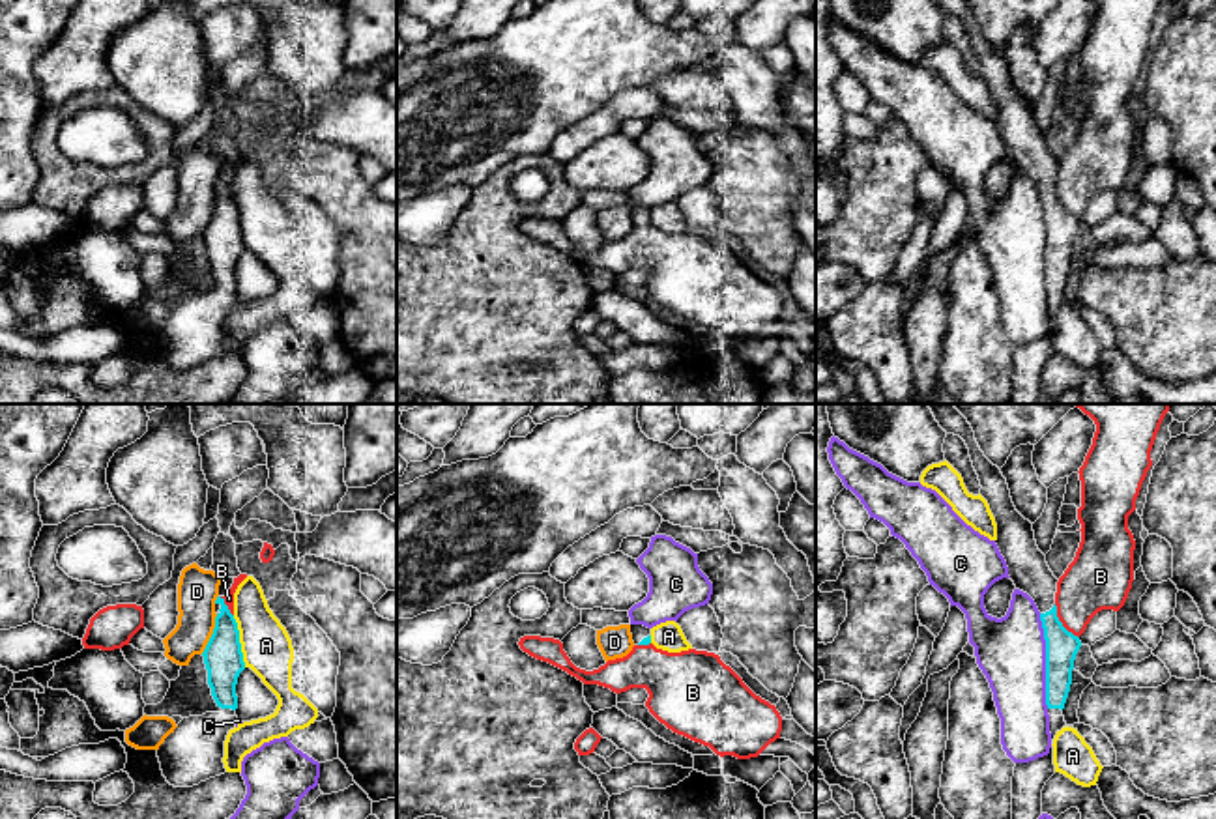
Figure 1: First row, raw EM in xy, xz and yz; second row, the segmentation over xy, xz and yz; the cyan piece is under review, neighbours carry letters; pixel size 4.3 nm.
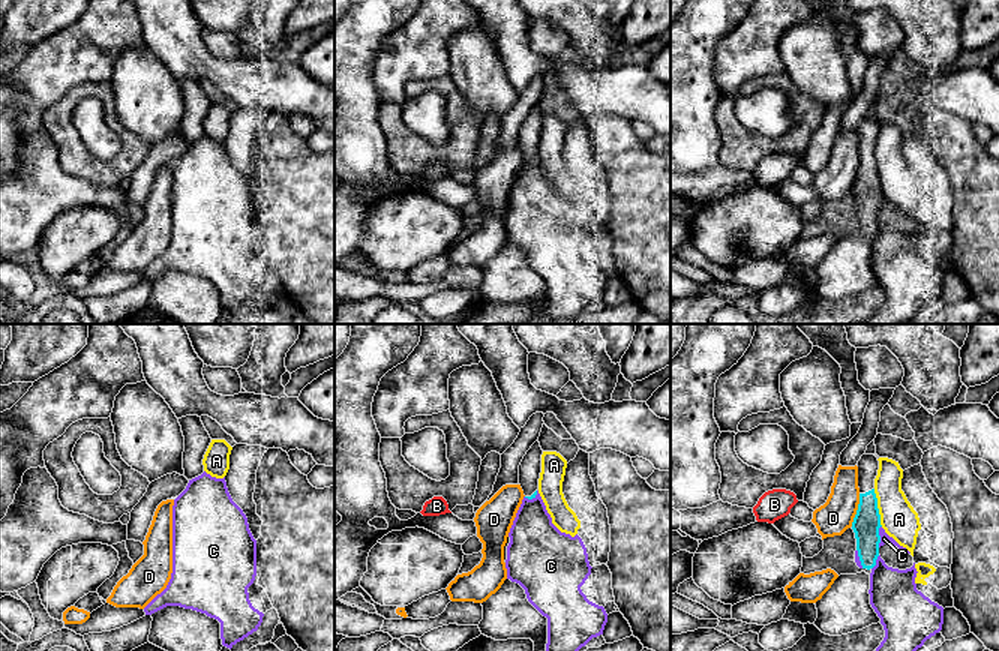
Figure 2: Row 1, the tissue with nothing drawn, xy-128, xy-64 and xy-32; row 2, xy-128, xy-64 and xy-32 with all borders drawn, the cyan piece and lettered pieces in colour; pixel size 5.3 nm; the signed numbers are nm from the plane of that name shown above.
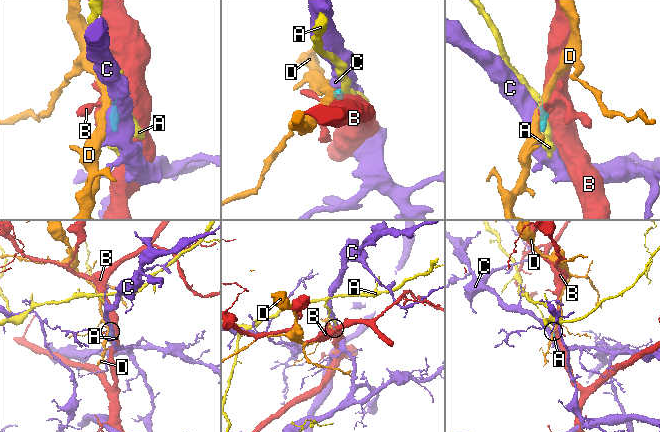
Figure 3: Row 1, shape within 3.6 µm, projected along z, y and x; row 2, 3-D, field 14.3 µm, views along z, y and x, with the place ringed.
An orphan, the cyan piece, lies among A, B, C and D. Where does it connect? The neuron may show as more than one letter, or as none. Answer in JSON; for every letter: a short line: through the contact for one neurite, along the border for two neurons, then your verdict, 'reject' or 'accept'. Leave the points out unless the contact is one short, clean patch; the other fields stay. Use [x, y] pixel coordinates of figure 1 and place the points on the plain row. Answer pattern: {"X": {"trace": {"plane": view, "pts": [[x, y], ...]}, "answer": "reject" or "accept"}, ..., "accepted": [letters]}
{"A": {"trace": {"plane": "xy", "pts": [[232, 197], [246, 247]]}, "answer": "reject"}, "B": {"trace": {"plane": "yz", "pts": [[1054, 186], [1057, 201], [1078, 219]]}, "answer": "reject"}, "C": {"answer": "reject"}, "D": {"trace": {"plane": "xy", "pts": [[217, 195], [214, 214], [201, 234]]}, "answer": "reject"}, "accepted": []}

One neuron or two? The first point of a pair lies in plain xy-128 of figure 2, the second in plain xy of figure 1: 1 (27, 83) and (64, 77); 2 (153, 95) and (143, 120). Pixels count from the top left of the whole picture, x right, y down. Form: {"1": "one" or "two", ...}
{"1": "one", "2": "two"}

